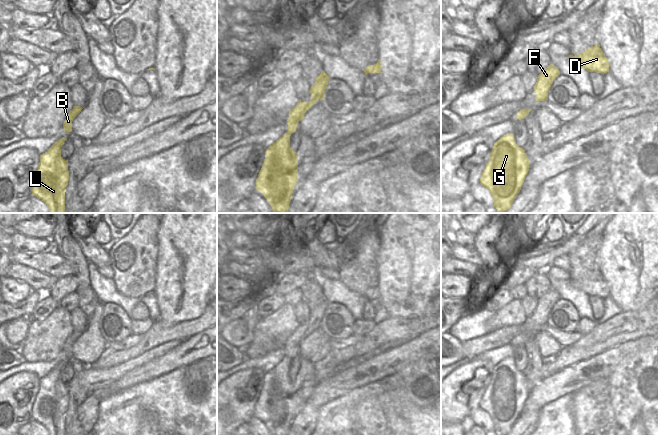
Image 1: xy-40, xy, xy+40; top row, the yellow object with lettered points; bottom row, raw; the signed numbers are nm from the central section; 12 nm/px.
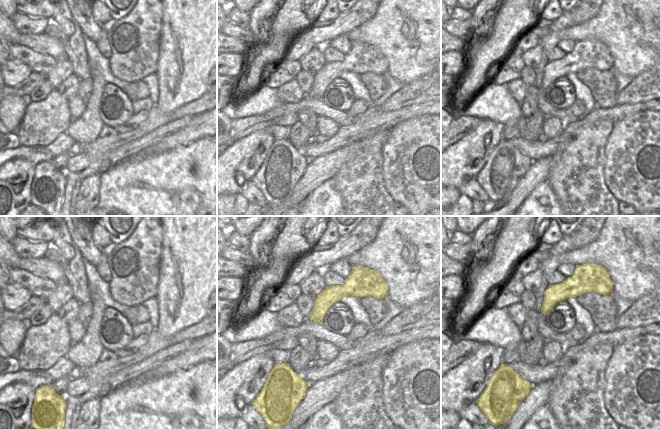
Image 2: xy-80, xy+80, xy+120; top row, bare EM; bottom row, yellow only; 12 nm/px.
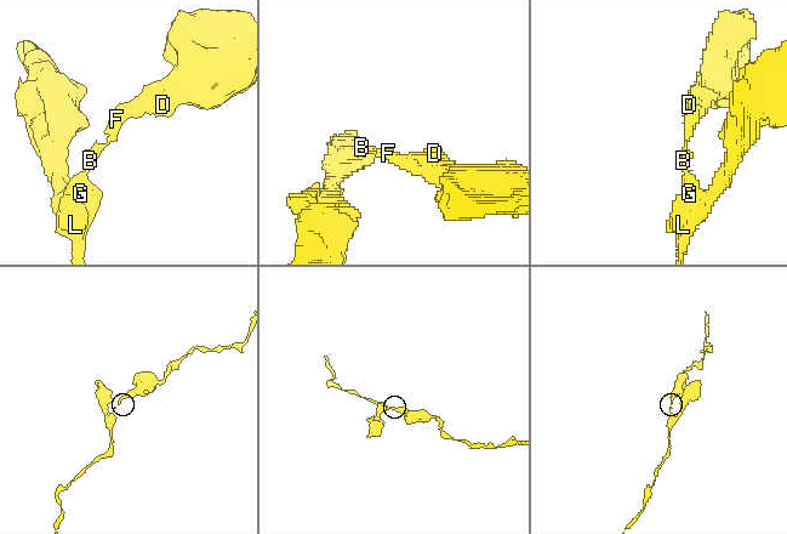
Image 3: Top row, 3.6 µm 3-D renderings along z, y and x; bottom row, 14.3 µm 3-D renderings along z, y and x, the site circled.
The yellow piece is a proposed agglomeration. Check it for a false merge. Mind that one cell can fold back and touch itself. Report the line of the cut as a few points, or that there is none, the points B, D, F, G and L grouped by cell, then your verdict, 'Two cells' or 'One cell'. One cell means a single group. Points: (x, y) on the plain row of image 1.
No split. Groups: B D F G L. One cell.

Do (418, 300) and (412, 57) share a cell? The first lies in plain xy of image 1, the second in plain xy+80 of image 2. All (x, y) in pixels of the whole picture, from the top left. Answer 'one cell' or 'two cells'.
one cell

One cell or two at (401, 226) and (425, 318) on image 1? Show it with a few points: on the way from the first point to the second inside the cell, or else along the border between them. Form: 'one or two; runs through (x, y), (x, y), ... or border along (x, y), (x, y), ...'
two; border along (430, 300), (418, 315), (400, 316)

